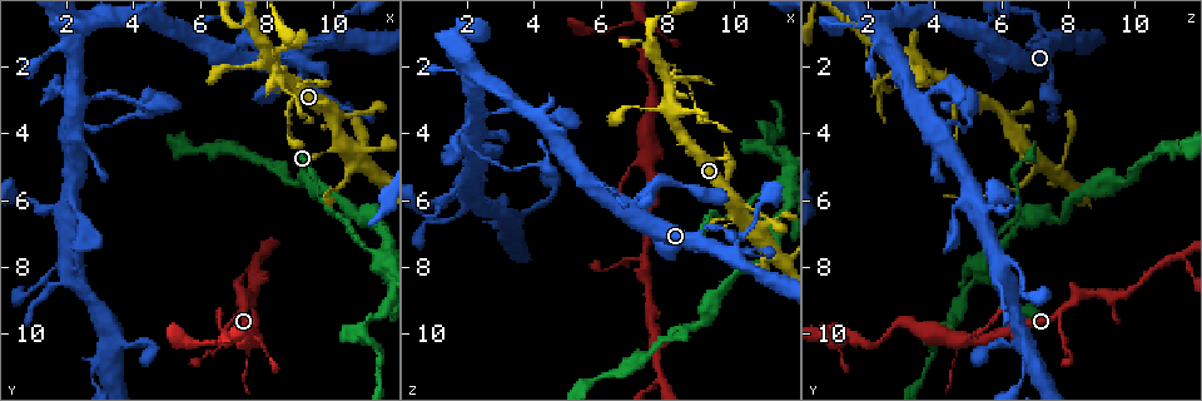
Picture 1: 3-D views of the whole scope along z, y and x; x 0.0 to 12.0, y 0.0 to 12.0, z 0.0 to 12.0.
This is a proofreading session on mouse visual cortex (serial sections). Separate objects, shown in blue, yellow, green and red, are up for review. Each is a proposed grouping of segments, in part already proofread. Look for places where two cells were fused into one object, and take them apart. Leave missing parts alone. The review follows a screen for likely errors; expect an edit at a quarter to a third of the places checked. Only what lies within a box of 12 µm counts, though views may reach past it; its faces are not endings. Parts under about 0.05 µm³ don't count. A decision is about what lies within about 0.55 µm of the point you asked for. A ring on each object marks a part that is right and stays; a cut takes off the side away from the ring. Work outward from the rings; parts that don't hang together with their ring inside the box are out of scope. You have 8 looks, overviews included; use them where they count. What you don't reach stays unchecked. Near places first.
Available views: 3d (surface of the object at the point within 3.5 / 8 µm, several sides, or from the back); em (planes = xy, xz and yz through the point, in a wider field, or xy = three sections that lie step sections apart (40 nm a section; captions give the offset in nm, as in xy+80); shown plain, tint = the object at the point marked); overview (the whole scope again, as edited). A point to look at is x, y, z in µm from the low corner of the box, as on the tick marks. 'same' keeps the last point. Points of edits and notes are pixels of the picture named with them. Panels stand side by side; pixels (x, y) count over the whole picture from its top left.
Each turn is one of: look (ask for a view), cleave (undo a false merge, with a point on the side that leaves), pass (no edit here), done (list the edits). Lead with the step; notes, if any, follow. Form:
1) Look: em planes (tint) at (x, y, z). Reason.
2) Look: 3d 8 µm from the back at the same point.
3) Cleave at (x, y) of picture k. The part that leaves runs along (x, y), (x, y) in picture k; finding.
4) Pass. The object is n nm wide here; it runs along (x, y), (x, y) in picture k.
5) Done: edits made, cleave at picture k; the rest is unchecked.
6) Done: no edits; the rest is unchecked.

Look: 3d 3.5 µm from the back at (9.0, 2.4, 7.5). Three arms meet.

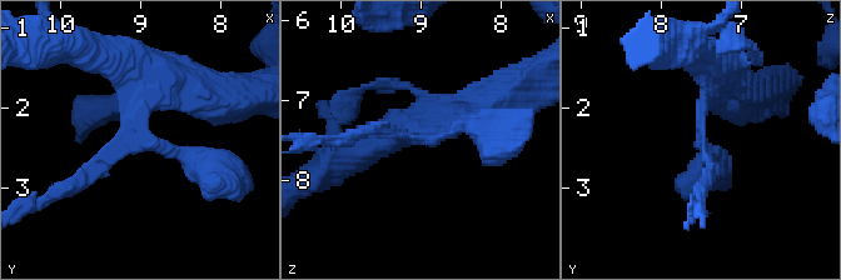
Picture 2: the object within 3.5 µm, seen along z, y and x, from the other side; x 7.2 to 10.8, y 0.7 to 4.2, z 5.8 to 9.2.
Look: em xy step 2 (tint) at (9.00, 2.35, 7.50). 3 arms meet here; the arms are 150, 250, 450 nm wide; need the tissue.

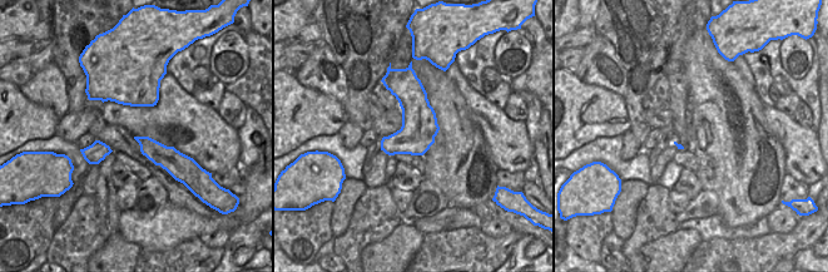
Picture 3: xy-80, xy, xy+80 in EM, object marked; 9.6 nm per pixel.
Pass. It runs along (182, 80), (155, 88), (140, 134), (209, 164) in picture 2; one cell here.

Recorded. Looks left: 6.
Look: 3d 3.5 µm at (2.1, 3.8, 4.3). Branch point.

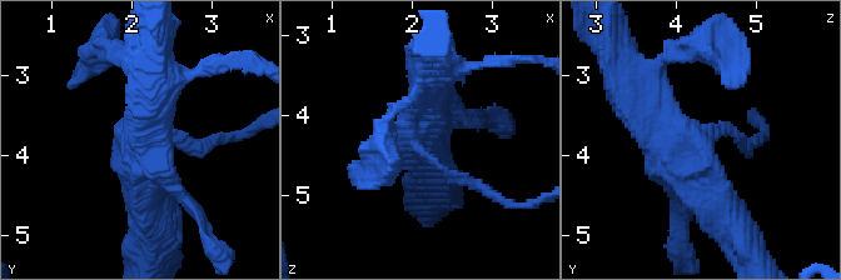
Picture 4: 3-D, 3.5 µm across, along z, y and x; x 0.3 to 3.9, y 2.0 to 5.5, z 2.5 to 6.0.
Look: em xy step 5 (tint) at (2.05, 3.80, 4.25).

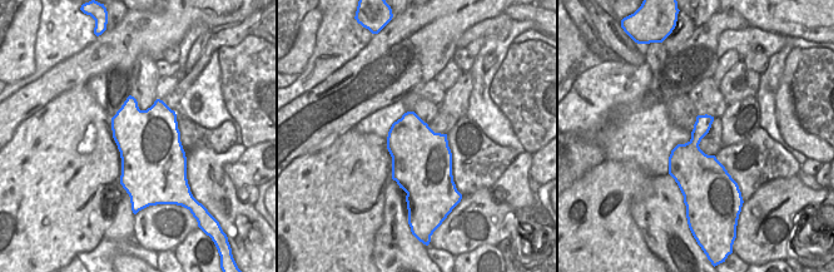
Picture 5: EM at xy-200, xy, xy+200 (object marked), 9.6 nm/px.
Pass. It runs along (627, 88), (732, 225) in picture 4; continuous, no second cell.

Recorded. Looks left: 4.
Look: 3d 3.5 µm at (7.4, 10.1, 4.9).

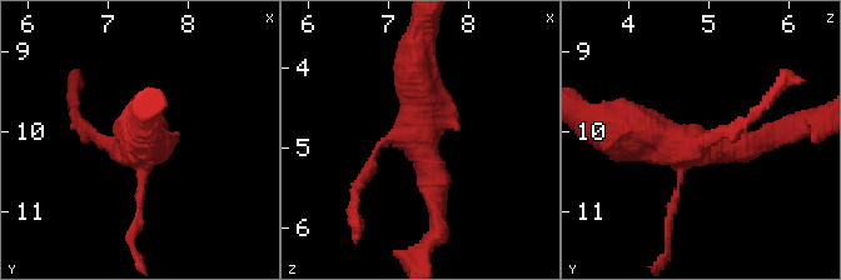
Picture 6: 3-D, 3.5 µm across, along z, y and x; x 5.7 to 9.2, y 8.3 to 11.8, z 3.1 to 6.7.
Look: em planes (tint) at (7.40, 10.20, 4.90).

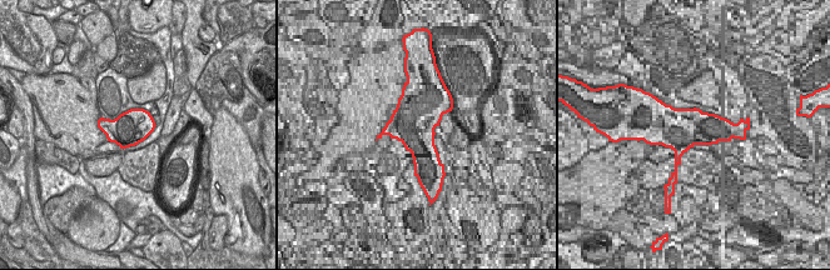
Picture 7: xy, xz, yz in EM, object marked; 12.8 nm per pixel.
Look: em xy step 3 (tint) at the same point. Another direction.

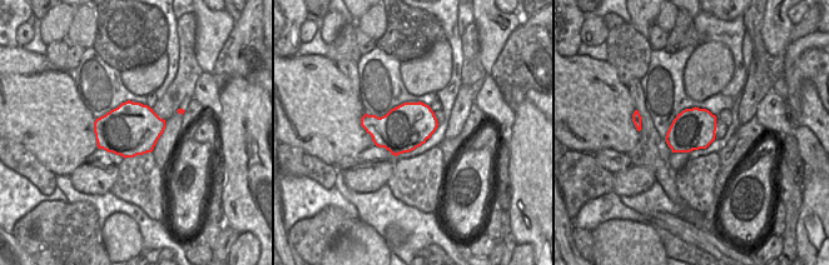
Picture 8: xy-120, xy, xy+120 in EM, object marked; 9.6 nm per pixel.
Pass. The object is 440 nm wide here; it runs along (437, 216), (413, 56) in picture 6; continuous, no second cell.

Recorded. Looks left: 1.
Done: no edits; the rest is unchecked.

